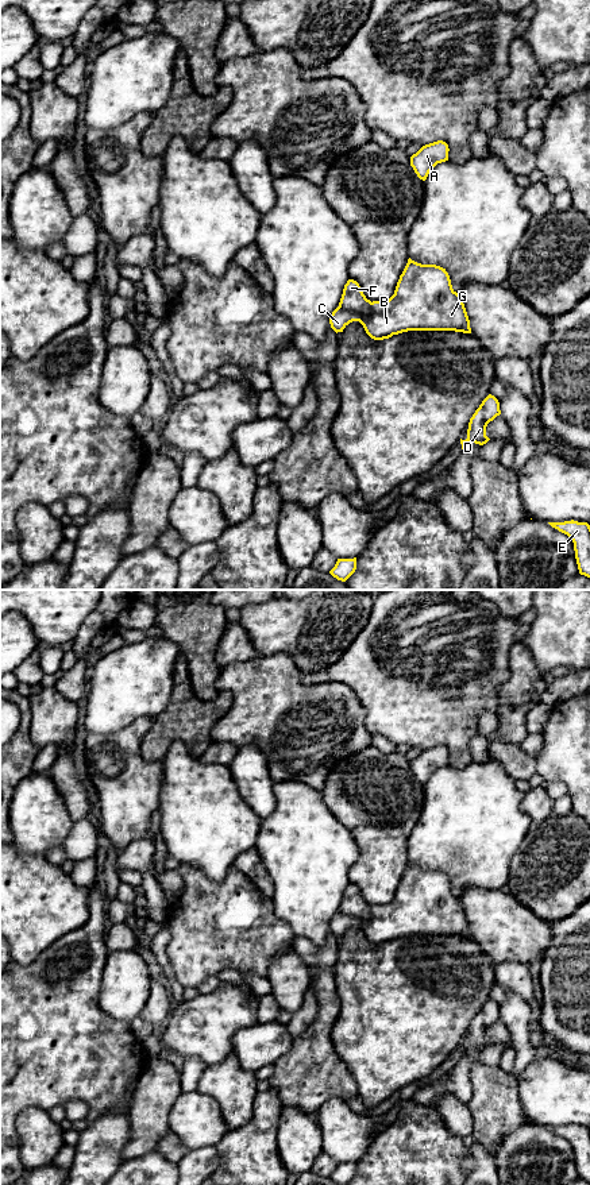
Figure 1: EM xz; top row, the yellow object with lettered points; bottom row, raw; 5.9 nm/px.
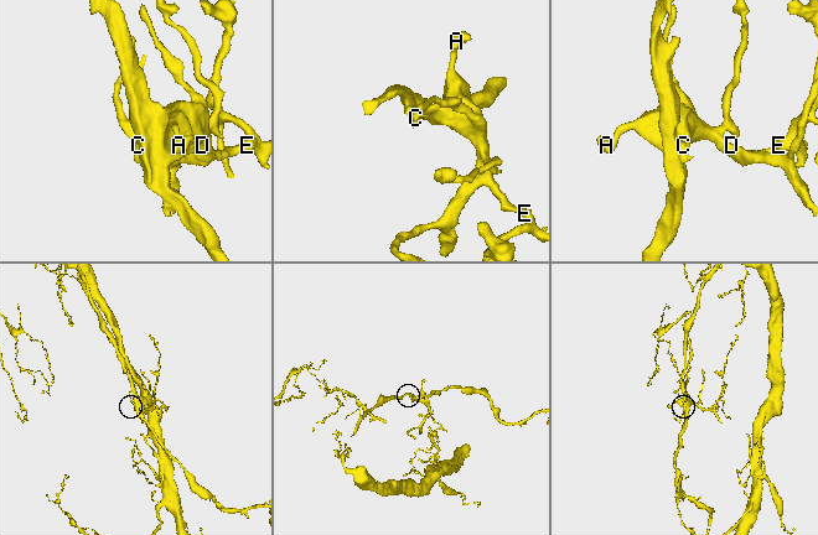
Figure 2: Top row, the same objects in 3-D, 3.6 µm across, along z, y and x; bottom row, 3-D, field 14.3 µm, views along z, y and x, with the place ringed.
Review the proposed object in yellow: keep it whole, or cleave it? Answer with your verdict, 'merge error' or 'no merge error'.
merge error

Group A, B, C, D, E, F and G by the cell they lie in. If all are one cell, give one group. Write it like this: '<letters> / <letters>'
A B C D E G / F

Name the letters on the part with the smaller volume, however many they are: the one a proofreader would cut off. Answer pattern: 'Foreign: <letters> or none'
Foreign: A, B, C, D, E, G

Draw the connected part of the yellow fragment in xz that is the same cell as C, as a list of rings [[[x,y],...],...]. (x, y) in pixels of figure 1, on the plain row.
[[[410,862],[400,880],[394,899],[385,906],[373,906],[369,920],[359,920],[339,911],[329,922],[338,938],[352,926],[359,926],[374,945],[389,943],[408,935],[455,935],[471,938],[470,925],[451,889],[446,873],[421,869]]]

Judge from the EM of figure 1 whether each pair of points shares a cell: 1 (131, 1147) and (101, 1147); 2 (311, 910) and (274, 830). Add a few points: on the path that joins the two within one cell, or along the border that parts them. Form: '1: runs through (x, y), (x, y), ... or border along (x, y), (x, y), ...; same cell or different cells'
1: border along (127, 1116), (130, 1137), (122, 1150), (123, 1160); different cells
2: runs through (308, 890), (308, 864), (294, 850); same cell

